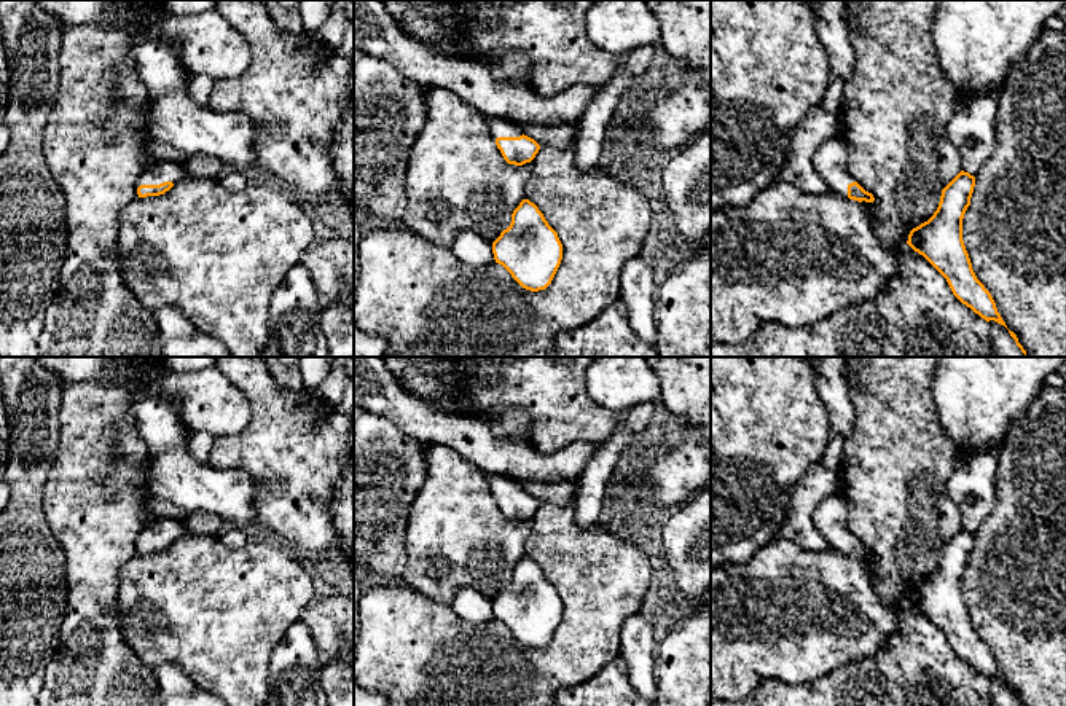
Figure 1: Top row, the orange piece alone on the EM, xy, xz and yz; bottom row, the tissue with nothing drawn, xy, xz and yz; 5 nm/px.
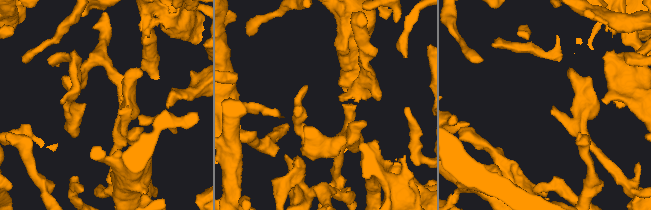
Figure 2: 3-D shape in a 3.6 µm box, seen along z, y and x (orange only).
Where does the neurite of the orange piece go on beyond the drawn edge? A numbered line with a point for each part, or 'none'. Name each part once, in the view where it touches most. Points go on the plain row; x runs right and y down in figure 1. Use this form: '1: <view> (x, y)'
1: xy (156, 529)

